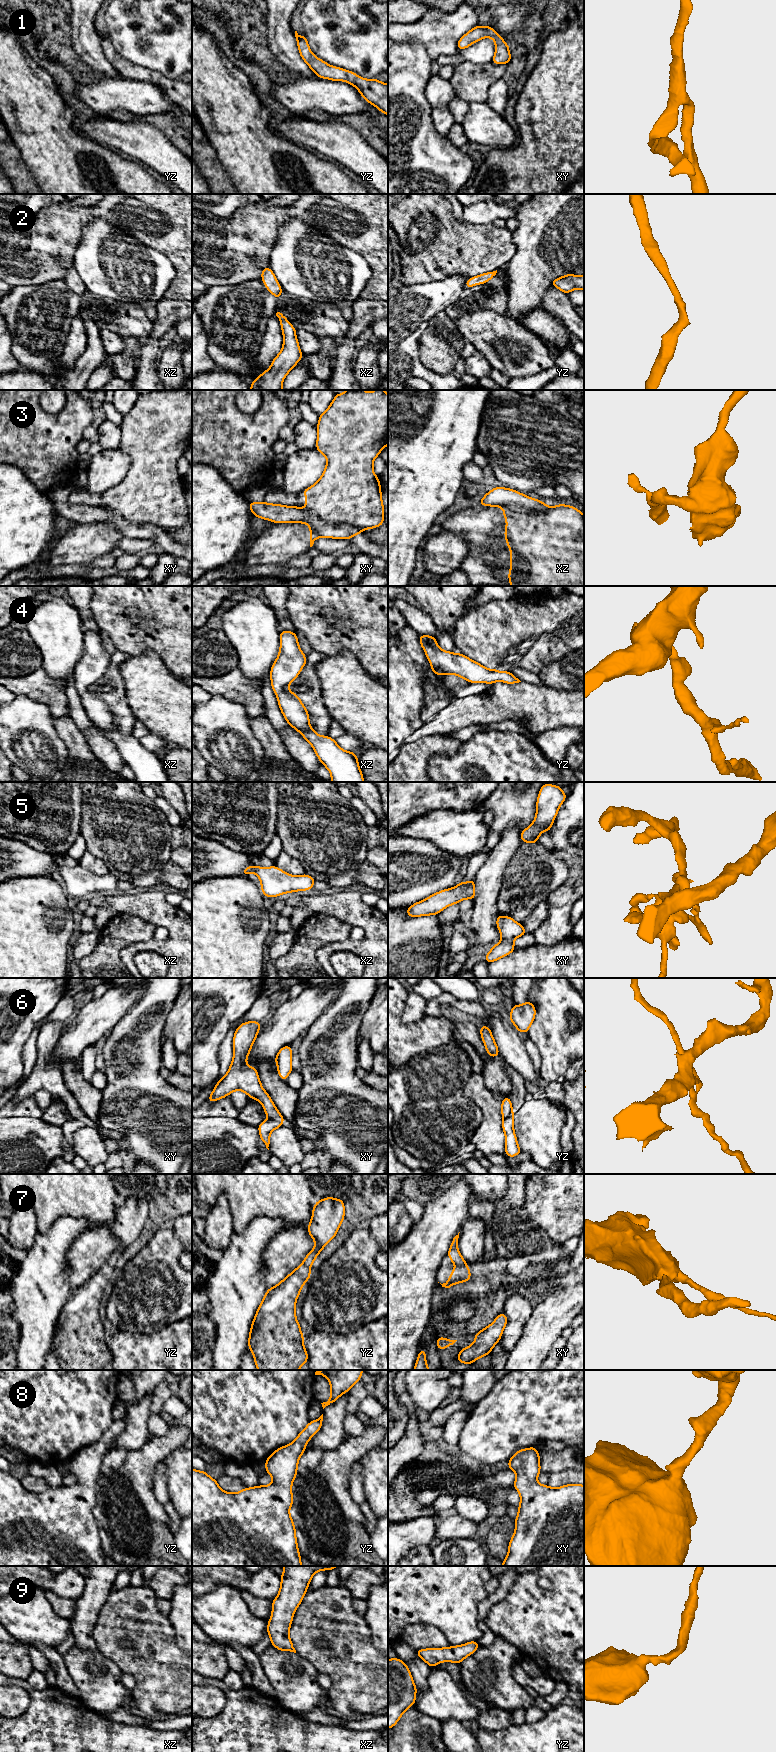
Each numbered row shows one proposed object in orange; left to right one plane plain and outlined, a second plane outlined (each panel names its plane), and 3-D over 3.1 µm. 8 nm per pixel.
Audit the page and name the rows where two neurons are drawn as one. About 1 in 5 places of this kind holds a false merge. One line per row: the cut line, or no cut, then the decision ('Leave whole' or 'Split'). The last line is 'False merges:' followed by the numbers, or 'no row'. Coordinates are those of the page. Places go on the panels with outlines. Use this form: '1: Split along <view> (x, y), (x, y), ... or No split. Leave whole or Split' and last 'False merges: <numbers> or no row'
1: No split. Leave whole
2: No split. Leave whole
3: Split along xy (302, 508), (326, 521), (345, 522), (362, 530). Split
4: No split. Leave whole
5: No split. Leave whole
6: No split. Leave whole
7: No split. Leave whole
8: No split. Leave whole
9: No split. Leave whole
False merges: 3

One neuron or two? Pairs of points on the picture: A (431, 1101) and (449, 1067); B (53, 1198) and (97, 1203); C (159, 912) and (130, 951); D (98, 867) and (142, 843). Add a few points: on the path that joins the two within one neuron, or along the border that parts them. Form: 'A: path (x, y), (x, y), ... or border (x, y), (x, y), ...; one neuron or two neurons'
A: path (431, 1093), (442, 1075); one neuron
B: path (64, 1198), (86, 1198); one neuron
C: path (172, 929), (172, 938), (167, 943), (147, 945); one neuron
D: border (86, 851), (99, 857), (106, 865), (109, 873); two neurons

